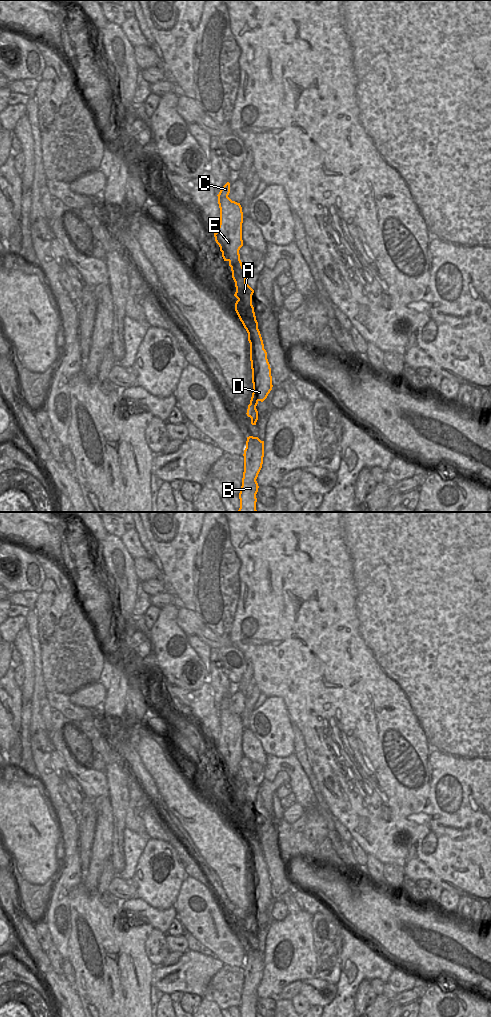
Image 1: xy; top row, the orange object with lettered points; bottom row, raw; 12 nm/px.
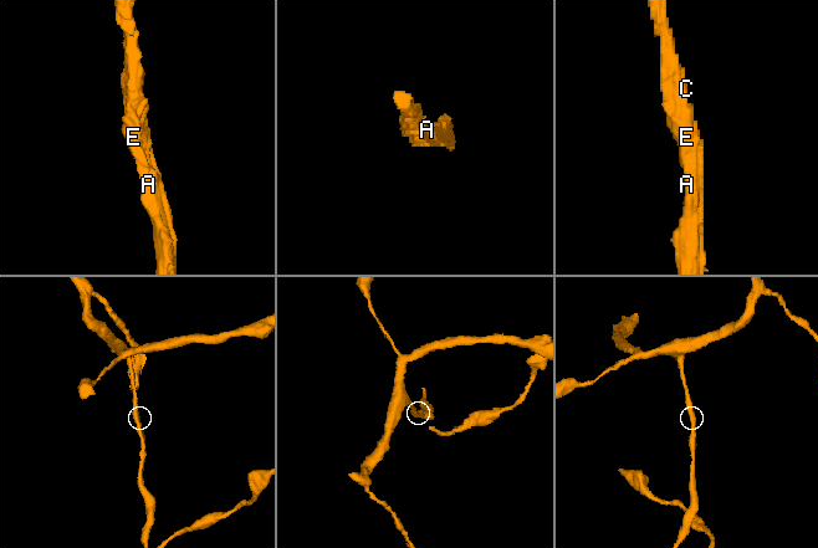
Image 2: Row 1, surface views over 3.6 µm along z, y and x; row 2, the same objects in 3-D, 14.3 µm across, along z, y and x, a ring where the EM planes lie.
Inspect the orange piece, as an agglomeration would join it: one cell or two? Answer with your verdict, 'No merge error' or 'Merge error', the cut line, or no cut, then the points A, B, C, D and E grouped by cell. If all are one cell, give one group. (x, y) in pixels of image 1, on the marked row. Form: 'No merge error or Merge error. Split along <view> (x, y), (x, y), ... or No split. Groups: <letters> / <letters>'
No merge error. No split. Groups: A B C D E.

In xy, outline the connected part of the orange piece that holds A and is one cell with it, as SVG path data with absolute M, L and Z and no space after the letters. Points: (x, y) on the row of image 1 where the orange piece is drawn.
M227 182L217 195L220 224L217 232L214 233L214 237L220 247L224 261L228 261L231 267L232 278L236 287L234 296L238 299L235 303L235 311L248 333L253 393L246 414L251 418L251 424L256 425L258 420L256 406L259 401L263 402L272 390L272 376L267 352L264 349L252 305L254 290L246 283L247 275L240 260L239 250L243 246L242 207L240 203L232 201L228 197L229 193L230 183Z

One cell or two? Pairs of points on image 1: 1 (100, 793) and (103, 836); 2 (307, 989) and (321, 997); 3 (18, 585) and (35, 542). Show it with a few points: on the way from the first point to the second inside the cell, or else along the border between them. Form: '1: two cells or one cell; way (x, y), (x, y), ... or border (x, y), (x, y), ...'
1: two cells; border (108, 795), (99, 805), (97, 814)
2: one cell; way (310, 989), (313, 989), (318, 994)
3: two cells; border (10, 540), (34, 550)

